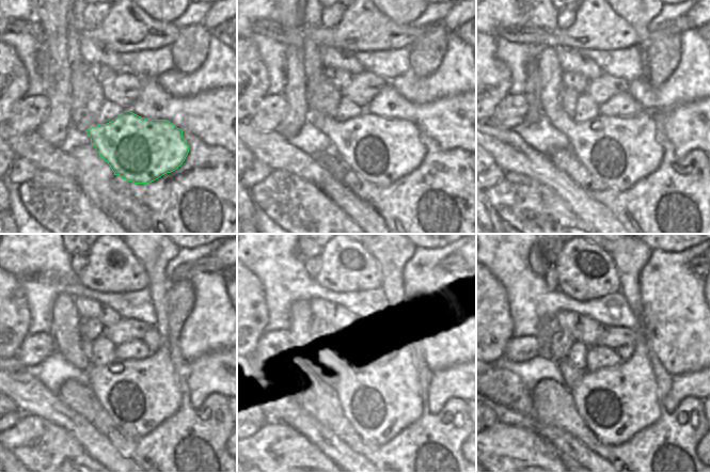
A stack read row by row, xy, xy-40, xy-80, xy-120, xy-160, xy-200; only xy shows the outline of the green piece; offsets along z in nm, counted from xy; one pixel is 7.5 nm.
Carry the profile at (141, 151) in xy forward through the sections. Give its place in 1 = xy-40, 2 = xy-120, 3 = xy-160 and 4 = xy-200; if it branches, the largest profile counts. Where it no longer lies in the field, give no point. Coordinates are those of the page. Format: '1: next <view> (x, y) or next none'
1: next xy-40 (380, 151)
2: next xy-120 (139, 394)
3: next xy-160 (379, 399)
4: next xy-200 (616, 403)

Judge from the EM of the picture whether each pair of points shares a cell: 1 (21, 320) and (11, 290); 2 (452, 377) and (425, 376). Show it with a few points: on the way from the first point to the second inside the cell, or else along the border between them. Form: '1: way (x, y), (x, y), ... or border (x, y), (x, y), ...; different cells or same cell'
1: way (14, 313), (11, 310), (11, 298); same cell
2: border (432, 372), (427, 388), (427, 400); different cells

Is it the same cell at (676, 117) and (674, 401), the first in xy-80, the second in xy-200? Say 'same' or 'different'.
same

